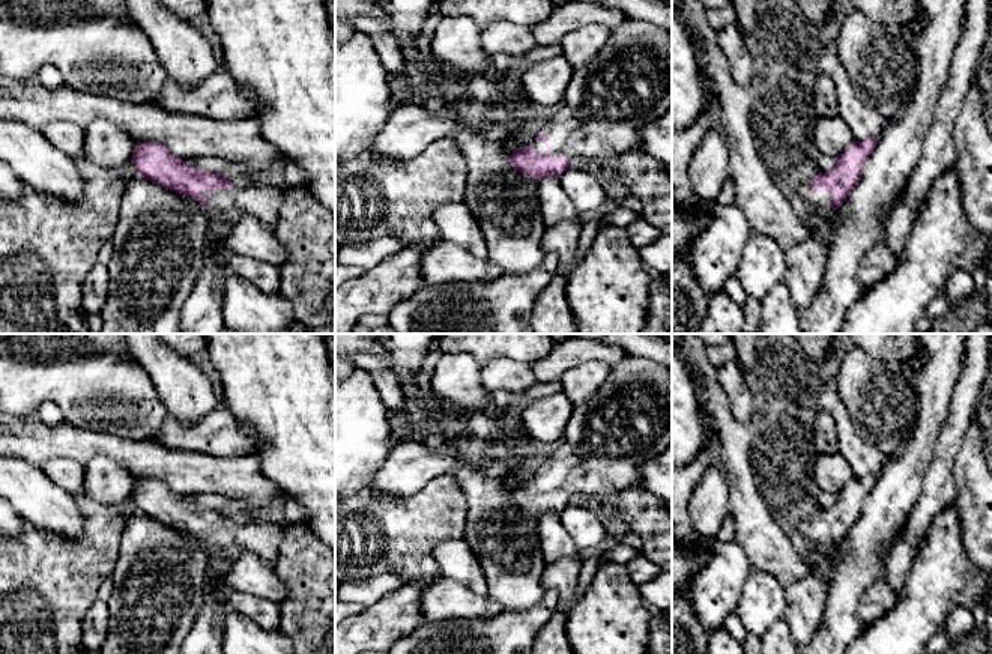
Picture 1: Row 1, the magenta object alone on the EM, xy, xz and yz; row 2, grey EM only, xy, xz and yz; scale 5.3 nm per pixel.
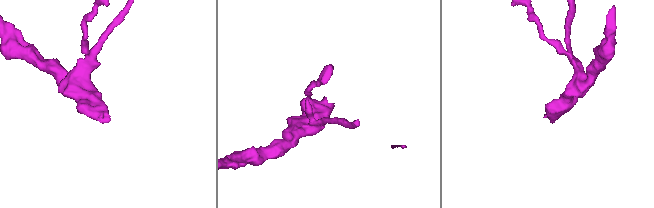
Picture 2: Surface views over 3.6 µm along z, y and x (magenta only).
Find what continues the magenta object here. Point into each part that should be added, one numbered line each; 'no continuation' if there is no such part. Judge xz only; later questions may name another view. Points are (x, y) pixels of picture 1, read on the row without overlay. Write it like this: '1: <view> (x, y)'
1: xz (629, 421)

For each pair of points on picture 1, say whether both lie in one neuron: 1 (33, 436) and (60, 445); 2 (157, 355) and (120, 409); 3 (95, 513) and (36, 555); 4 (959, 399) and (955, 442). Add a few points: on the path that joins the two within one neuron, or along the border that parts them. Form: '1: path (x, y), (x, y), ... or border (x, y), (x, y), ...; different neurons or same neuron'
1: path (39, 442), (54, 442); same neuron
2: border (133, 358), (146, 372), (163, 403); different neurons
3: path (95, 532), (72, 555), (56, 555); same neuron
4: path (959, 409), (955, 432); same neuron

